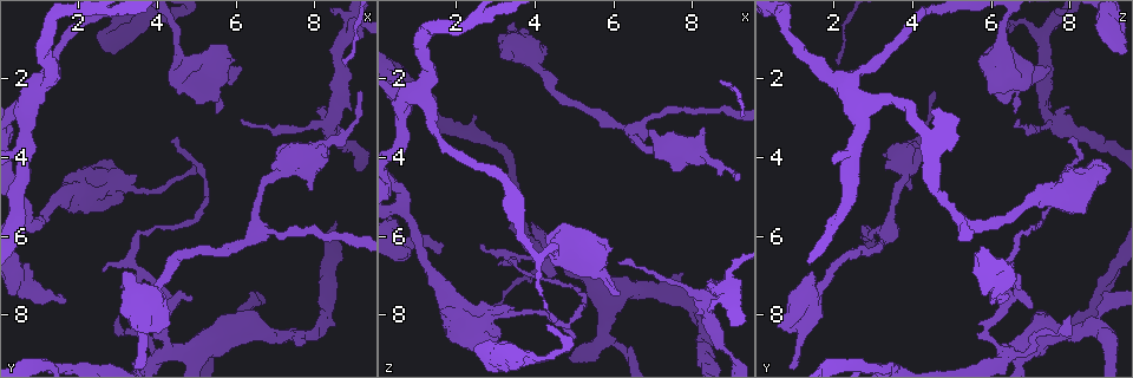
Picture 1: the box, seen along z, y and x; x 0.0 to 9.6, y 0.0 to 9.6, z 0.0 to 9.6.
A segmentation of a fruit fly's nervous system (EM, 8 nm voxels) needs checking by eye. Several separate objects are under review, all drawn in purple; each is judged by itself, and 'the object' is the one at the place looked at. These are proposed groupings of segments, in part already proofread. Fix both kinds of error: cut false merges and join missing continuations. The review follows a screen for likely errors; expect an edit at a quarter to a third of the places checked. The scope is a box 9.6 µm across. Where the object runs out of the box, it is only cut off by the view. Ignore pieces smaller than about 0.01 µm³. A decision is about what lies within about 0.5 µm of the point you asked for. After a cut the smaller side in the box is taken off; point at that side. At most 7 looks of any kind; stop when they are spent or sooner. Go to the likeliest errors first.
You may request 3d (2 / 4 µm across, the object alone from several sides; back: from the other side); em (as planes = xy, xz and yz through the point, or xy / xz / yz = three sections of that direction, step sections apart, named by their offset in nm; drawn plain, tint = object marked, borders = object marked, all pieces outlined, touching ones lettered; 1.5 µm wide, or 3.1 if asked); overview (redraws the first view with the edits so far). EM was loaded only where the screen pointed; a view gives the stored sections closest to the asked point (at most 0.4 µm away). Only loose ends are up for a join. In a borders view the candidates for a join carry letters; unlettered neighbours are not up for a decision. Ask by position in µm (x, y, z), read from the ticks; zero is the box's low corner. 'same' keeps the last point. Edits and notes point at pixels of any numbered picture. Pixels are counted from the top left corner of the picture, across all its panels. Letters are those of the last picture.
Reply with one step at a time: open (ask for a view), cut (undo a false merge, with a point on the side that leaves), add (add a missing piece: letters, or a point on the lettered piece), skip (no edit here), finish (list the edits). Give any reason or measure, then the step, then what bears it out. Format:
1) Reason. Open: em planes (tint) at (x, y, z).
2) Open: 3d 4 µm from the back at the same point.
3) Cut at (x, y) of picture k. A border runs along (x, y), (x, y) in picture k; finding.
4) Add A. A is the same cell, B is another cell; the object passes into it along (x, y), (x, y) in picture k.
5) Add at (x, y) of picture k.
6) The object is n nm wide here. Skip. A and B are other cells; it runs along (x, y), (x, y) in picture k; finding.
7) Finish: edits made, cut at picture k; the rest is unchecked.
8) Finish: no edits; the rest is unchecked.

Open: em yz step 4 (tint) at (3.15, 6.95, 1.40).

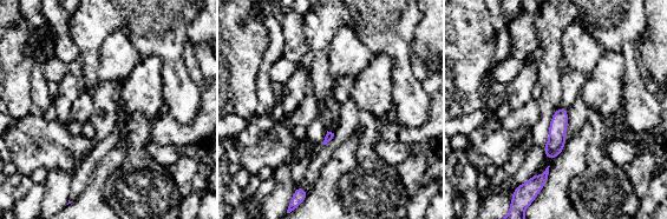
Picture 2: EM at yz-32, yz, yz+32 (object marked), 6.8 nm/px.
Cut it another way. Open: em planes (borders) at the same point.

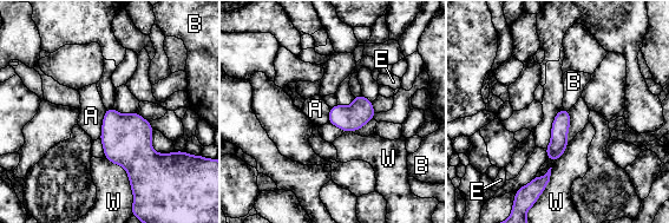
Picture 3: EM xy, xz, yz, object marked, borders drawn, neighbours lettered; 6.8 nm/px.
Skip. A, B, E and W are other cells; a border runs along (106, 109), (98, 138) in picture 3; no lettered piece goes on from it.

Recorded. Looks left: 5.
Open: 3d 2 µm at (3.05, 8.00, 7.95).

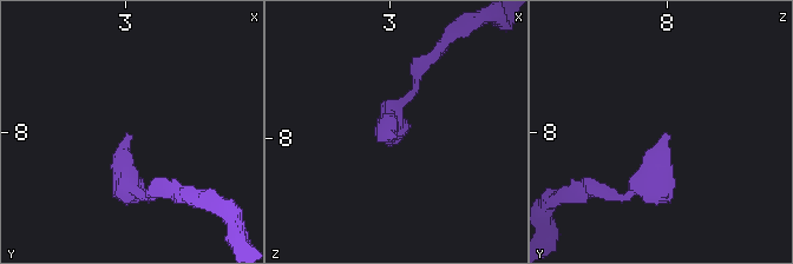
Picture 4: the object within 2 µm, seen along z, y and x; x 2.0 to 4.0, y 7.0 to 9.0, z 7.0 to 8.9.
Shape alone is not enough. Open: em planes (borders) at (3.04, 8.04, 7.98).

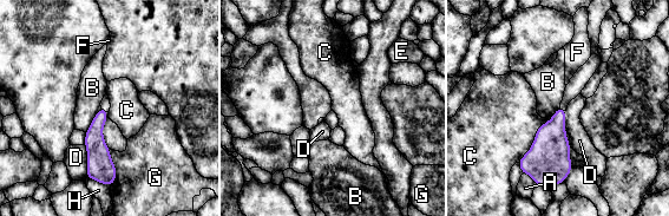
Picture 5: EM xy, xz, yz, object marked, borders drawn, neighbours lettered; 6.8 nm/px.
The object is 110 nm wide here. Skip. A, B, C, D, E, F, G and H are other cells; it runs along (102, 111), (97, 151), (110, 182) in picture 5; none of them fits.

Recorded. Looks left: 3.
Abrupt turn. Open: em planes (plain) at (4.15, 8.35, 5.95).

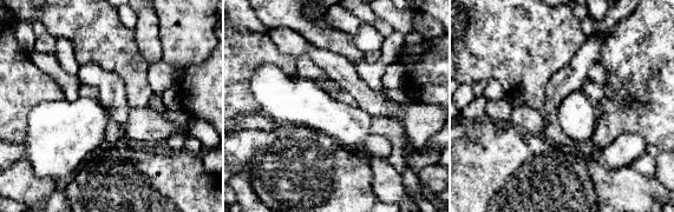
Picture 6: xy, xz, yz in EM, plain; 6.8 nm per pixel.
Open: em planes (tint) at the same point.

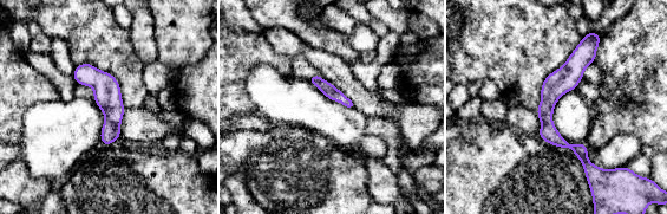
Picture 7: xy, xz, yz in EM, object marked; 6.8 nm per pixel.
See the neighbours. Open: em planes (borders) at the same point.

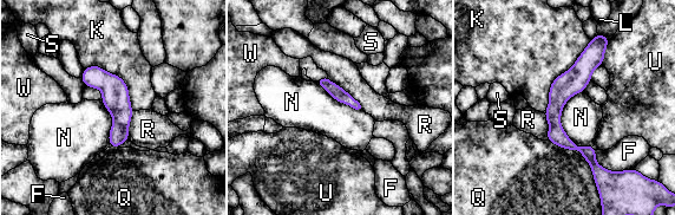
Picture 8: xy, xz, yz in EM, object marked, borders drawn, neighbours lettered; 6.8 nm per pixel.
The longest contact is with K, 600 nm. Skip. F, K, L, N, Q, R, S, U and W are other cells; it runs along (603, 40), (555, 106), (556, 131), (594, 165) in picture 8; one neuron here.

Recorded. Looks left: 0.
Finish: no edits; the rest is unchecked.

